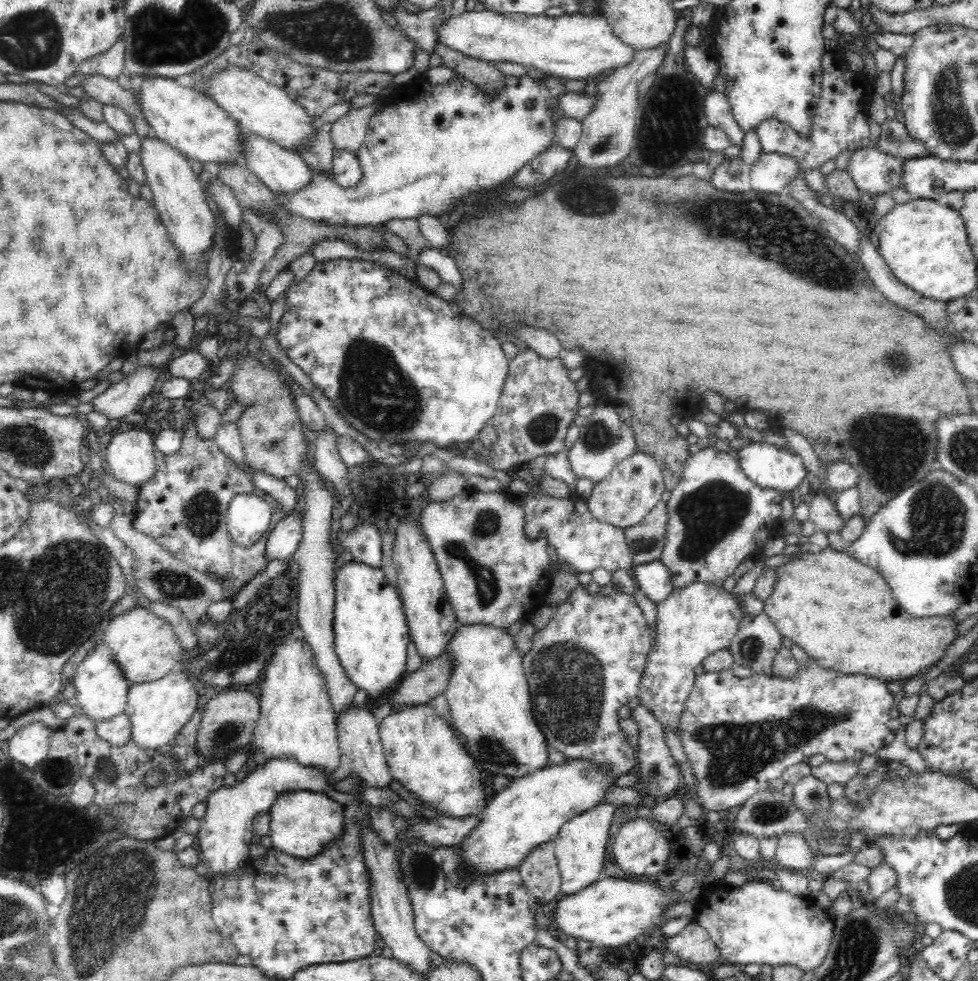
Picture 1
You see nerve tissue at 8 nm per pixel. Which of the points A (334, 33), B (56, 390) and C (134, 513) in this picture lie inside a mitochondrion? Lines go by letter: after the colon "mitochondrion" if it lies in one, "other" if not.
A: mitochondrion
B: other
C: other

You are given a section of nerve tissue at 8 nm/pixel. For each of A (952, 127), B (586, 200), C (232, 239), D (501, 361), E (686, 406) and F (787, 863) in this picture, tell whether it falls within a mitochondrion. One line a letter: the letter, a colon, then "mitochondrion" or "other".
A: mitochondrion
B: mitochondrion
C: other
D: other
E: other
F: other

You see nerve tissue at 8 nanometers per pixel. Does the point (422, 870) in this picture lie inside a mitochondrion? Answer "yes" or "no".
yes

